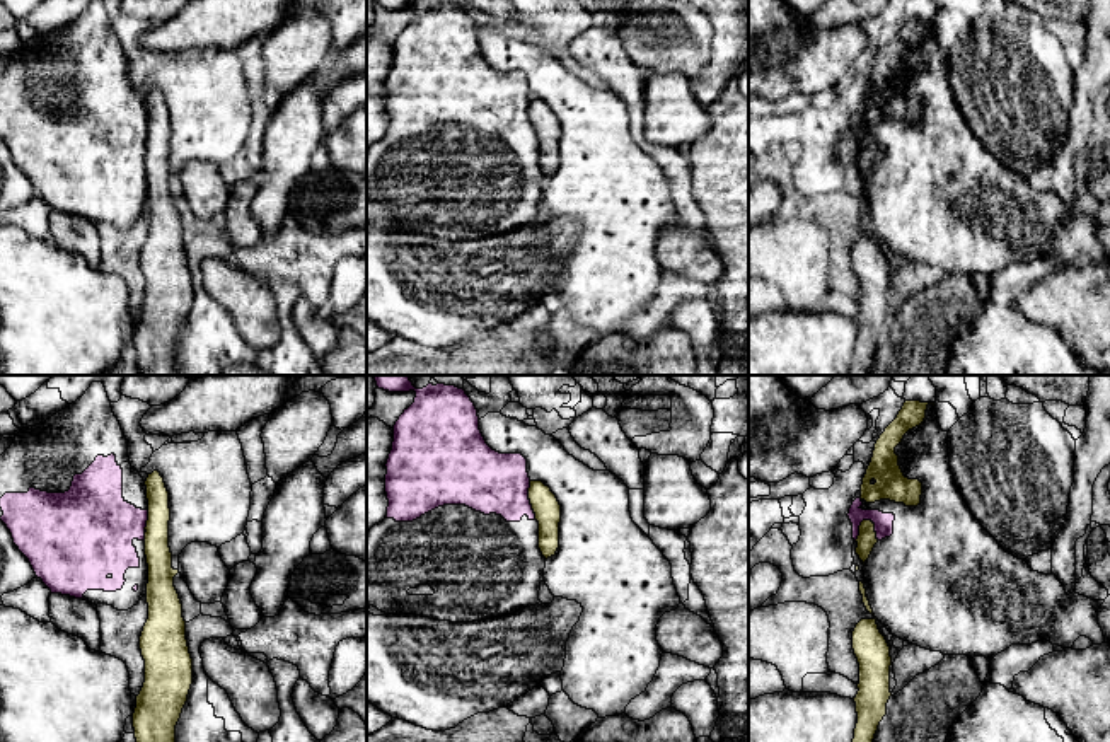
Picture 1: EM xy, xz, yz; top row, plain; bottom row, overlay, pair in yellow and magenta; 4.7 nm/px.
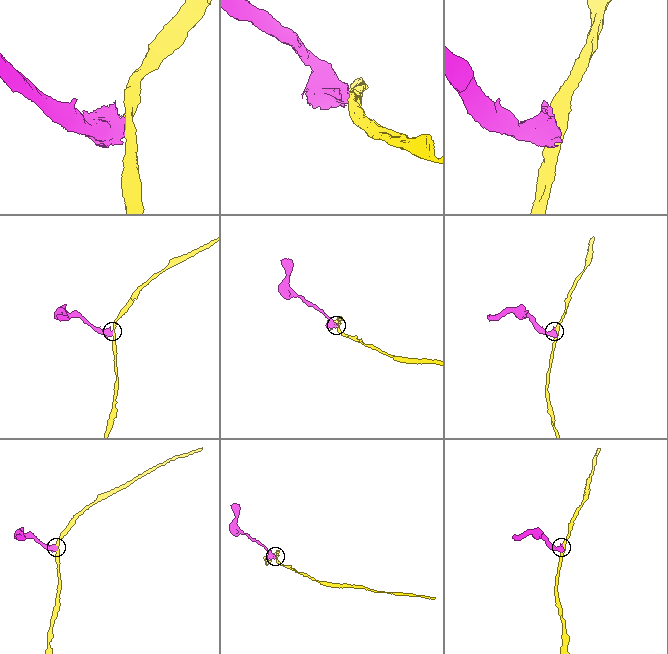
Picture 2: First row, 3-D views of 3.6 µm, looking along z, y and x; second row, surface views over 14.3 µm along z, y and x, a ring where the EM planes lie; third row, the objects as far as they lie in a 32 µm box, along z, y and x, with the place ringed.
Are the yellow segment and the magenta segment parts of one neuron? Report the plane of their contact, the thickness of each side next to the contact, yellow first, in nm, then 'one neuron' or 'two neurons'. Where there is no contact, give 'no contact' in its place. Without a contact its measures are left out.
yz | 90/100 nm | two neurons

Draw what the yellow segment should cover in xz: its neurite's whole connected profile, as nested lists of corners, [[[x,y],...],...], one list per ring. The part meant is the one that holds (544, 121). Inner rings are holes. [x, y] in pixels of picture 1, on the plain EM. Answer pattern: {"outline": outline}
{"outline": [[[530,99],[529,118],[539,140],[539,167],[547,177],[559,165],[561,123],[542,99]]]}

